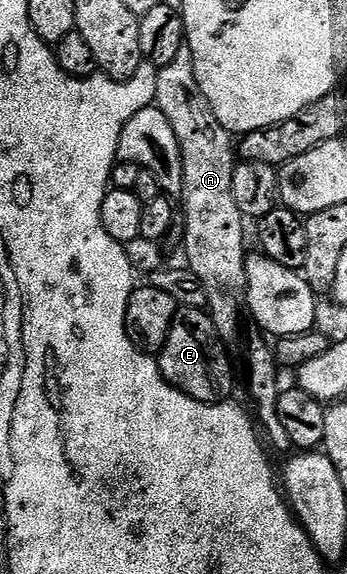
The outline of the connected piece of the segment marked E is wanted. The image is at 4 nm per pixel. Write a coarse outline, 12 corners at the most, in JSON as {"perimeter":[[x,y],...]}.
{"perimeter":[[180,308],[157,354],[186,397],[221,405],[235,389],[210,313]]}

